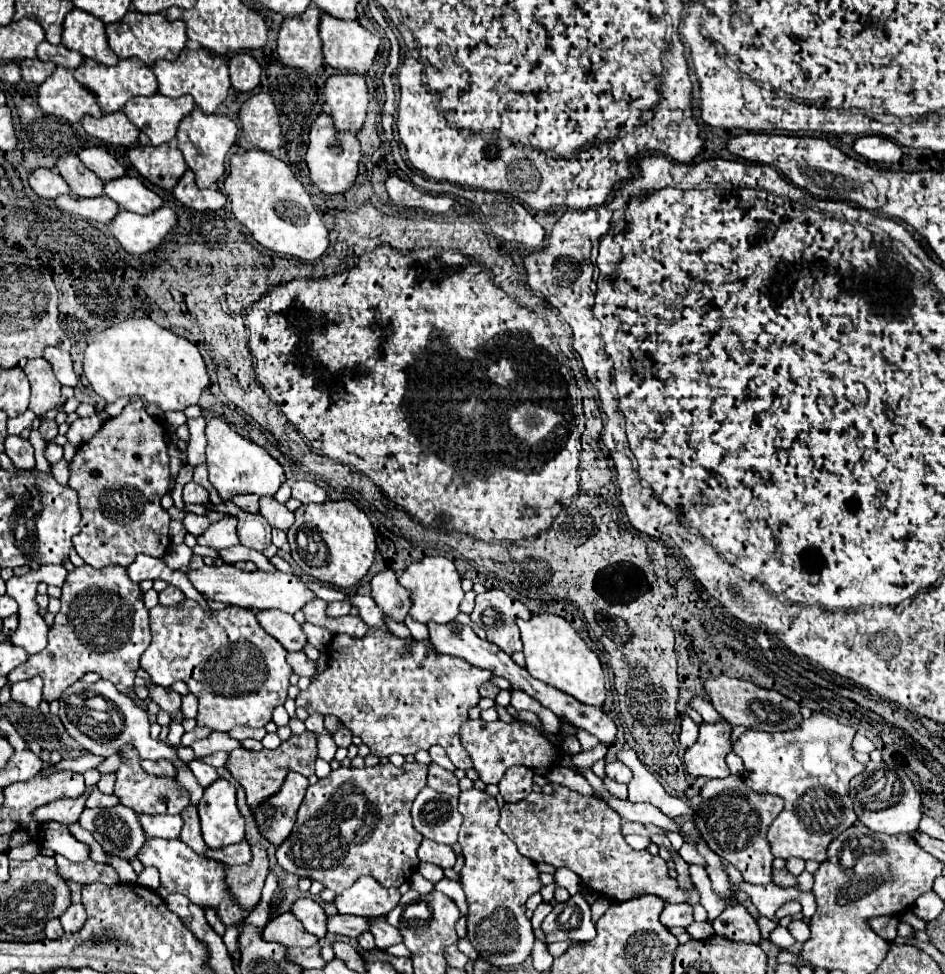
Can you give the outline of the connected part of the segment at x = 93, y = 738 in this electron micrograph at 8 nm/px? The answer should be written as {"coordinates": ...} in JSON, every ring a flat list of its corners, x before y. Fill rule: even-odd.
{"coordinates":[[100,679,98,683,94,685,86,685,86,683,74,683,70,689,66,689,60,697,60,713,58,713,60,721,64,723,66,731,80,743,82,749,94,753,94,755,100,755,100,757,110,757,116,753,116,749,120,749,122,745,126,745,128,741,132,741,132,745,136,745,138,753,142,759,152,759,152,761,158,761,158,759,168,759,172,763,176,763,180,769,178,769,178,775,176,775,176,781,180,783,182,789,188,789,190,795,192,795,192,805,196,805,204,793,204,789,200,789,200,785,196,785,196,777,192,777,192,771,186,769,186,763,180,761,176,757,176,749,174,747,168,747,164,741,160,739,152,739,150,737,150,721,148,721,148,713,140,707,134,705,134,701,128,697,128,695,122,695,116,691,116,687,110,683,110,681,104,681],[92,697,102,697,110,703,116,705,116,715,106,715,102,711,96,711,96,709,88,709,86,707,86,701,92,699]]}

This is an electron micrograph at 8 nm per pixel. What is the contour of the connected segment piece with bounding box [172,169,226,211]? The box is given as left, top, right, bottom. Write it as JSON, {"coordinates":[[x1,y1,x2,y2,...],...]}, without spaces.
{"coordinates":[[190,169,182,175,182,181,174,187,172,195,176,197,176,201,196,211,218,211,226,203,226,197,218,189,198,189,198,185,194,183,194,173]]}

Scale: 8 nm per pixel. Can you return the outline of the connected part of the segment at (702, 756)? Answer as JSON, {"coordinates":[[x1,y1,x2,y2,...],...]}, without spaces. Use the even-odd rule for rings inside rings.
{"coordinates":[[728,721,700,723,698,741,690,745,684,753,684,765,692,777,728,777,730,769,726,765,726,755,732,751,730,739,732,727]]}

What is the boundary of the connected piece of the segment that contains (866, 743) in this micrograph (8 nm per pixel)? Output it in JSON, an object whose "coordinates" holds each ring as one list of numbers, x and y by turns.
{"coordinates":[[862,733,855,735,852,747,856,752,870,753,870,751,874,751,874,743,868,737,864,737]]}

